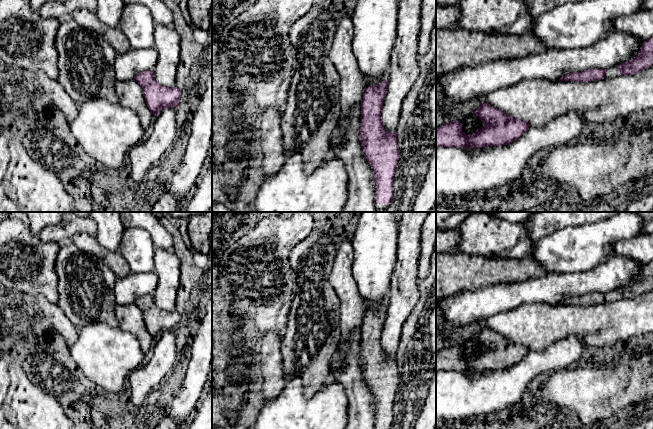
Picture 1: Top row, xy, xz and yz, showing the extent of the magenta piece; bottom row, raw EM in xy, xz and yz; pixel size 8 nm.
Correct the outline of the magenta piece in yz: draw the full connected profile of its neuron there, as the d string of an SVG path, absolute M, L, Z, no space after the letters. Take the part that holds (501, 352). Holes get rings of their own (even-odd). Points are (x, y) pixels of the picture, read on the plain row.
M485 326L481 327L475 338L486 348L485 351L476 354L473 359L467 359L458 344L446 346L436 353L436 372L508 369L521 361L531 350L528 346L516 343Z

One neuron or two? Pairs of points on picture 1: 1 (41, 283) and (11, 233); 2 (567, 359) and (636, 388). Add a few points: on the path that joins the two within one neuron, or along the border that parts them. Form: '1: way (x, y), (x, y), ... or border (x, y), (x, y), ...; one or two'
1: way (33, 270), (31, 263), (13, 246); one
2: border (580, 361), (576, 364); two

